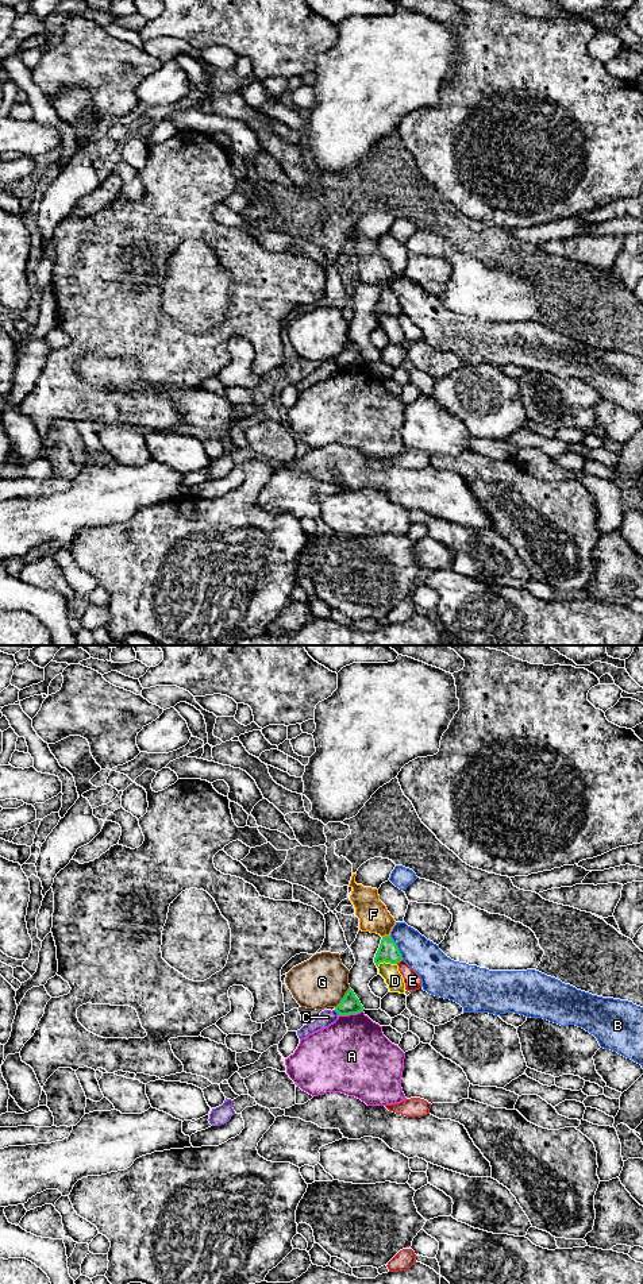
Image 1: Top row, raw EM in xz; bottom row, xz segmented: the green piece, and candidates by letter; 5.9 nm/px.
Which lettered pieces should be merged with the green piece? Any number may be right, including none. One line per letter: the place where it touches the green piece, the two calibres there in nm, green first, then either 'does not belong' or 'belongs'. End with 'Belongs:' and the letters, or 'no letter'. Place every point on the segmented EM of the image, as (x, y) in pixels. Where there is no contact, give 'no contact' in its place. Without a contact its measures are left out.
A: xz (350, 1013) | 110/440 nm | does not belong
B: xz (397, 948) | 120/200 nm | does not belong
C: xz (337, 1011) | 110/90 nm | does not belong
D: xz (385, 961) | 120/110 nm | does not belong
E: xz (399, 961) | 120/100 nm | does not belong
F: xz (385, 936) | 120/180 nm | does not belong
G: xz (343, 998) | 110/320 nm | does not belong
Belongs: no letter

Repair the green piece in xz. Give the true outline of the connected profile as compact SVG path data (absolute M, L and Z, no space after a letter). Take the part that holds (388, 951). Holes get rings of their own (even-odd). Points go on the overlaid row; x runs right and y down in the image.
M385 936L381 940L380 948L376 953L374 963L378 967L380 963L390 963L397 964L403 960L401 953L396 945L396 942L392 940L390 936Z

